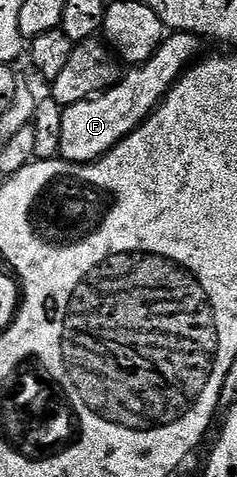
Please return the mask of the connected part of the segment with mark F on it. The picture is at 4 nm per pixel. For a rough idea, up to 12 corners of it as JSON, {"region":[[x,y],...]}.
{"region":[[167,34],[114,87],[65,108],[61,158],[92,163],[146,122],[199,58]]}

